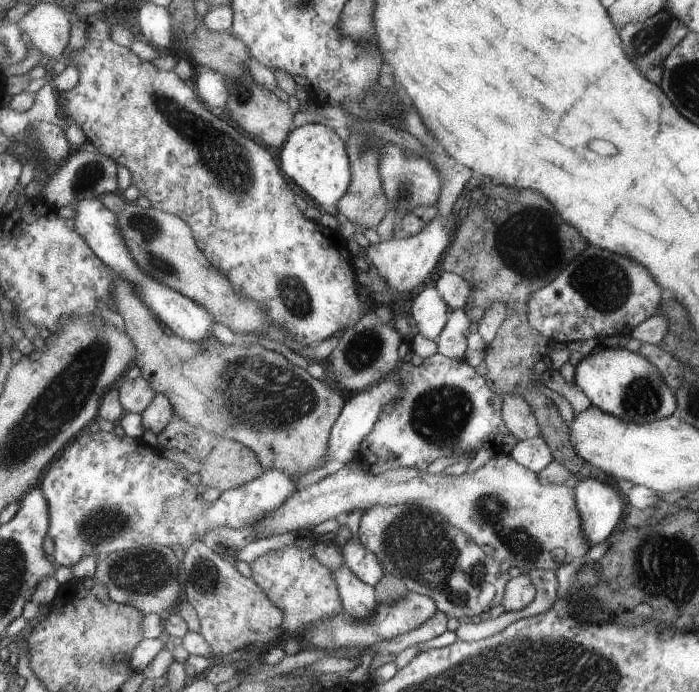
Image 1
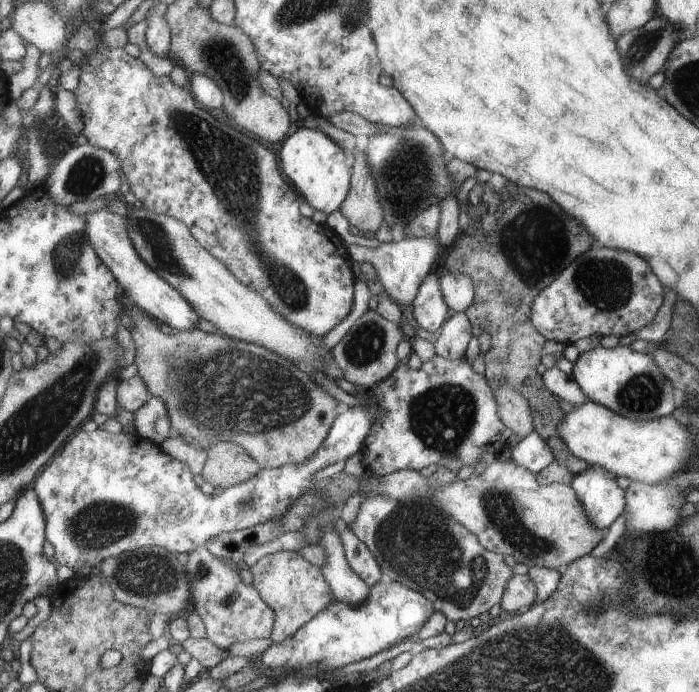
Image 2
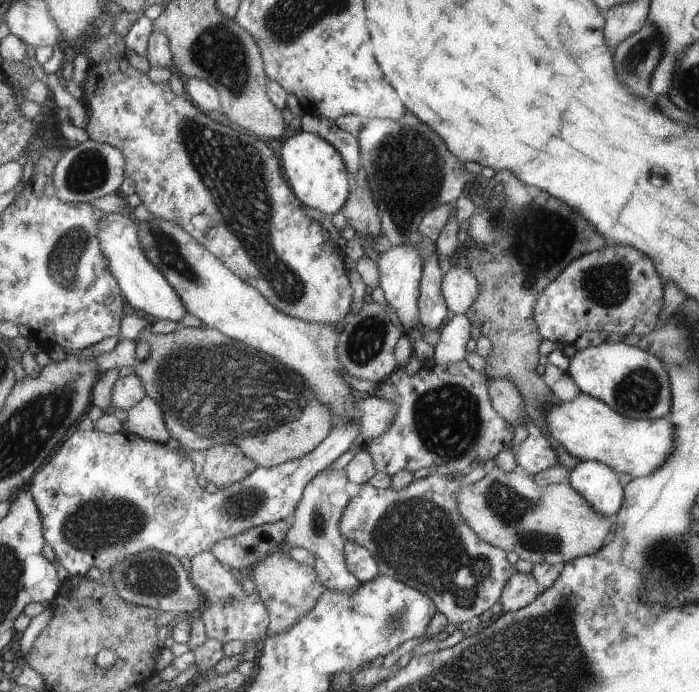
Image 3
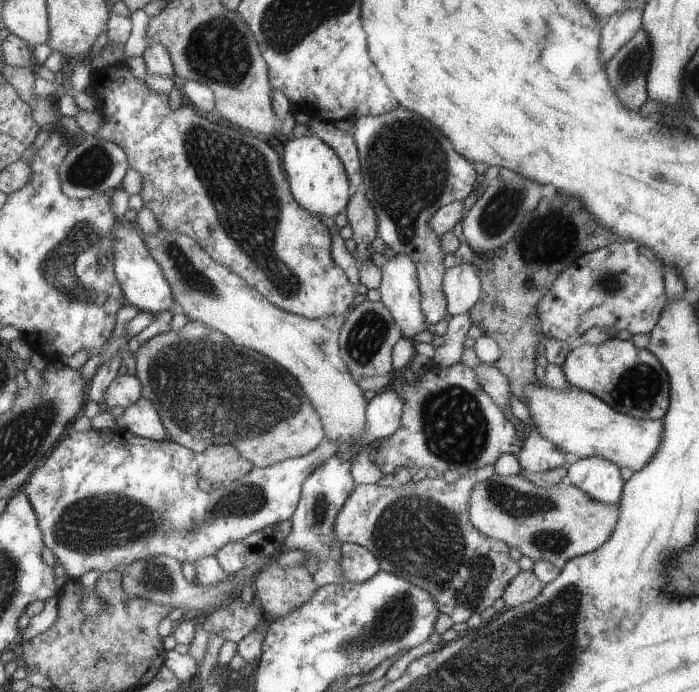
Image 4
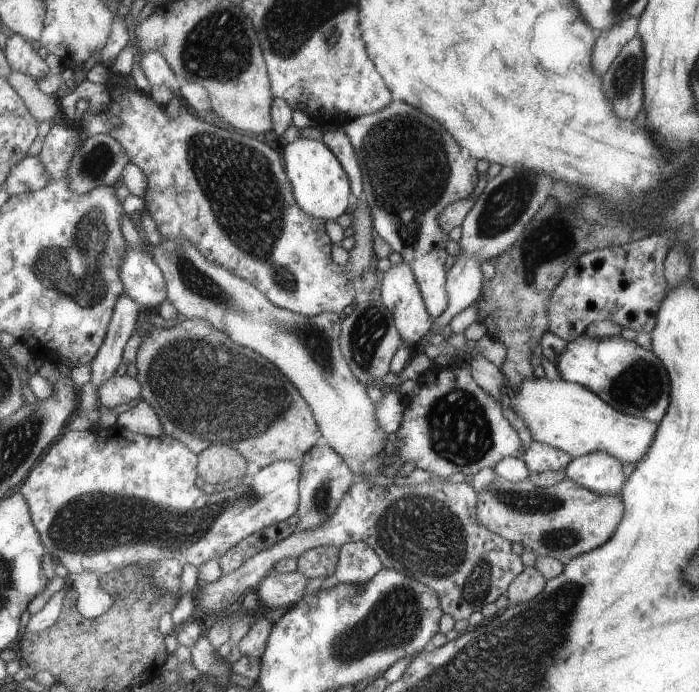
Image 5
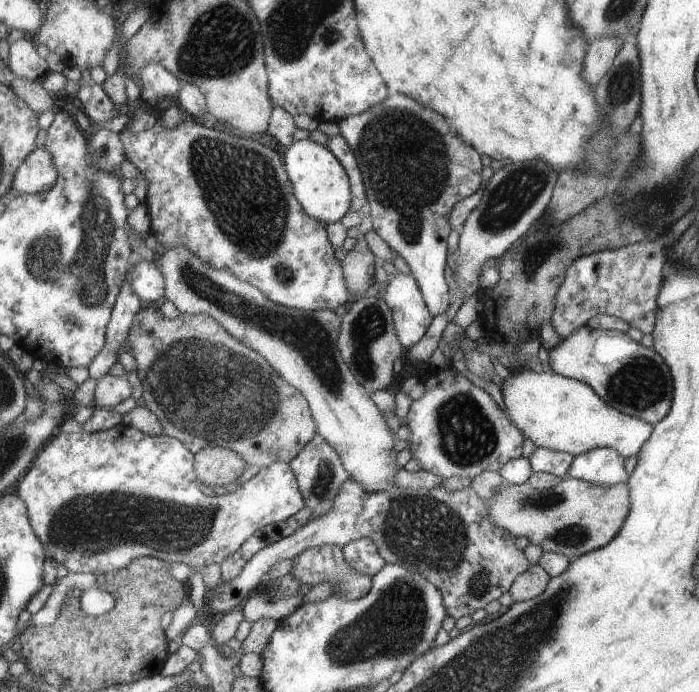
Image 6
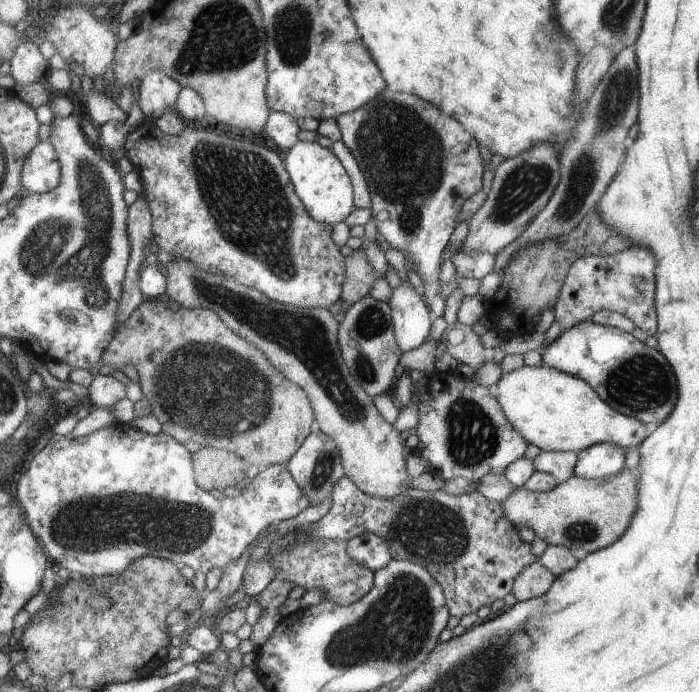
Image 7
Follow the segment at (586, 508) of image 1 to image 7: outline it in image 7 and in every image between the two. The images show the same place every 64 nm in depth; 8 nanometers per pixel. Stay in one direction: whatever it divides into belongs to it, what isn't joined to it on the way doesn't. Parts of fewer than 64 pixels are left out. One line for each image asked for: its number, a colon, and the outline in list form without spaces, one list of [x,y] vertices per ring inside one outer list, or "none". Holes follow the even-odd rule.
2: [[[591,466],[577,474],[573,488],[603,532],[627,510],[627,490],[621,488],[619,480],[603,466]]]
3: [[[581,462],[571,470],[569,484],[577,488],[599,512],[617,518],[625,504],[625,484],[621,474],[605,462]]]
4: [[[595,456],[579,460],[567,468],[569,468],[567,482],[573,482],[575,486],[583,488],[595,500],[613,506],[621,504],[627,482],[621,476],[621,466],[615,464],[613,460]]]
5: [[[593,452],[589,456],[575,458],[565,474],[569,480],[575,480],[603,496],[621,494],[629,480],[629,474],[623,472],[623,460],[609,452]]]
6: [[[597,448],[593,452],[581,454],[571,470],[569,478],[587,480],[601,486],[623,484],[631,478],[631,472],[625,470],[625,456],[615,448]]]
7: [[[595,444],[579,454],[575,474],[585,480],[603,480],[625,470],[625,448],[617,444]]]

